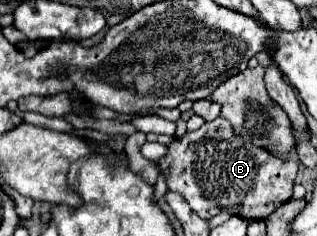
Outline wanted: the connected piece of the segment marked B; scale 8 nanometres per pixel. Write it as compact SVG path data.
M224 118L206 122L198 130L176 138L168 146L166 158L158 160L158 164L170 164L168 188L182 194L200 218L212 218L226 210L240 218L260 220L290 200L298 174L298 162L284 162L262 148L244 144Z

